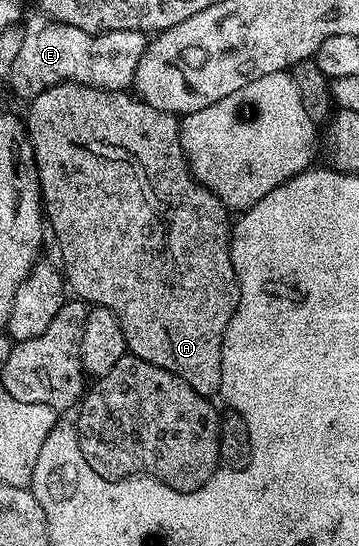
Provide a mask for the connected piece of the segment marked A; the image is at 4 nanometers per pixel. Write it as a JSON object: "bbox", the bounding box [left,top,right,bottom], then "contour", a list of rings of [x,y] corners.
{"bbox":[24,83,240,397],"contour":[[[61,83],[55,87],[44,89],[35,99],[29,100],[30,112],[24,116],[26,134],[34,150],[34,163],[38,167],[38,183],[42,186],[42,205],[44,219],[54,230],[54,239],[58,242],[58,251],[62,254],[61,270],[65,282],[75,296],[87,305],[108,309],[118,318],[120,329],[126,338],[127,352],[152,365],[160,365],[160,369],[168,369],[168,373],[176,373],[196,393],[214,397],[221,392],[220,361],[222,360],[222,342],[228,321],[232,321],[232,313],[236,313],[236,305],[240,297],[238,278],[230,256],[230,240],[232,238],[232,219],[229,219],[227,207],[212,194],[208,187],[199,183],[190,172],[186,162],[186,154],[182,148],[182,129],[179,116],[152,109],[137,97],[130,99],[131,92],[101,91],[98,87],[89,87],[79,83]]]}

